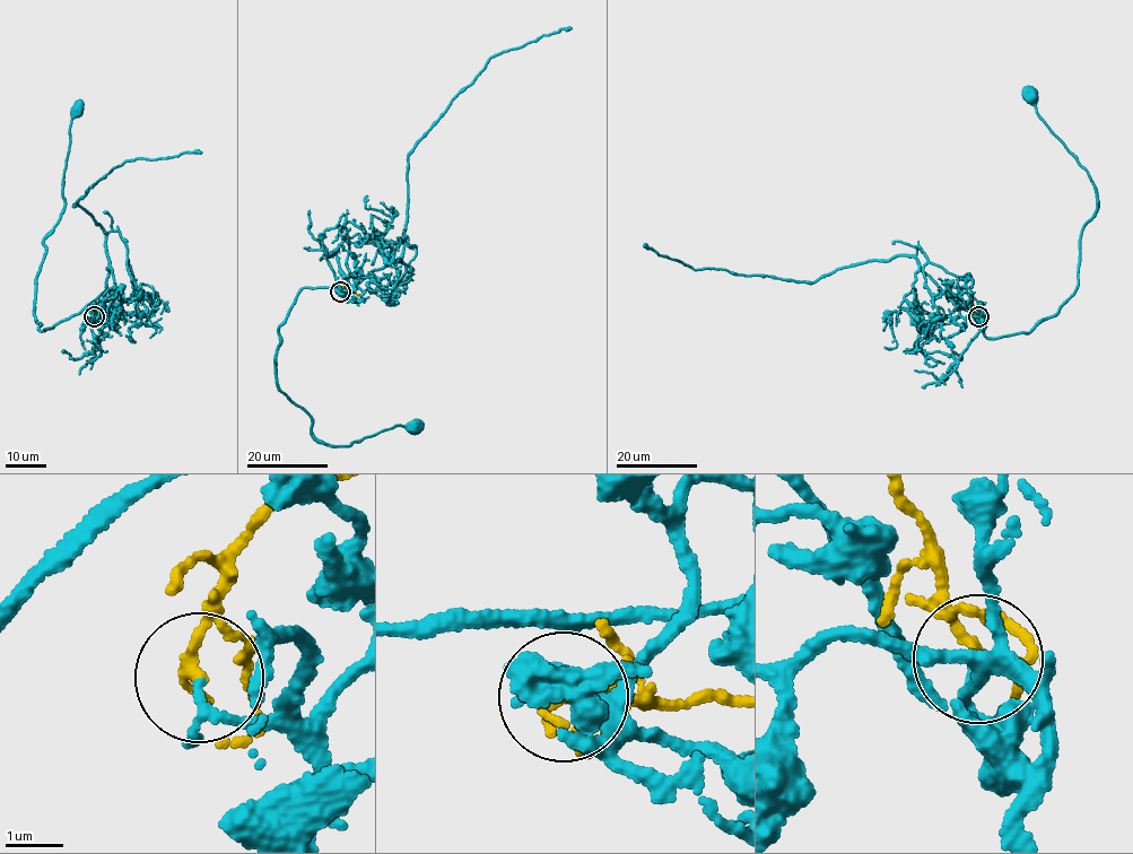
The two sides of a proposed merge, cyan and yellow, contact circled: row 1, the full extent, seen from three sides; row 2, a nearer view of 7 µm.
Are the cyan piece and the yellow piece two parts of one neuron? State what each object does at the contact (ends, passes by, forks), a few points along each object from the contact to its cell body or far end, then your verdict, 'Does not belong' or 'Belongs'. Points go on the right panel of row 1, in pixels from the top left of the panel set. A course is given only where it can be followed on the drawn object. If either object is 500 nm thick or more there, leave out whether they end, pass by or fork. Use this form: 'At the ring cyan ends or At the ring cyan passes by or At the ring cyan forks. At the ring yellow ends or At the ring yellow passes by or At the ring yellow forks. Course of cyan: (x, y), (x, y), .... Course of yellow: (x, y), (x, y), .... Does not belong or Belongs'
At the ring cyan passes by. At the ring yellow ends. Course of cyan: (978, 317), (962, 316), (952, 299), (998, 339), (1056, 314), (1078, 285), (1081, 232), (1098, 199), (1031, 97). Course of yellow: (978, 317), (973, 297). Belongs

